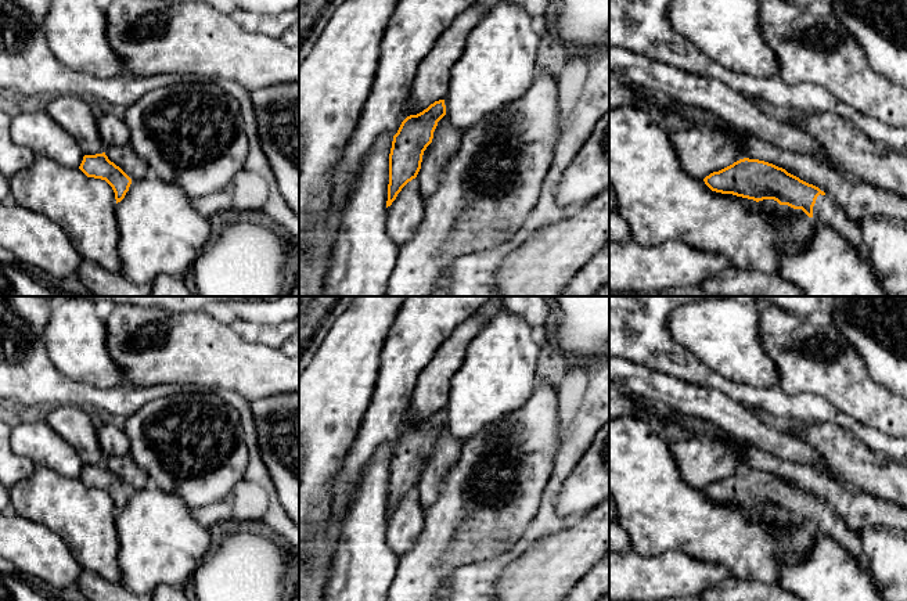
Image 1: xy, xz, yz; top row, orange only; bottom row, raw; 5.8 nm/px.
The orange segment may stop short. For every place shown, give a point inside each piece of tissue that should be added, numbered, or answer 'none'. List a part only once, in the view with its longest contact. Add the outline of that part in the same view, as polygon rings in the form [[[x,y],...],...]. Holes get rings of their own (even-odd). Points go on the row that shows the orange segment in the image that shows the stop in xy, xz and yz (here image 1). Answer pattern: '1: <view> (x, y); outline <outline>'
1: yz (824, 209); outline [[[828,195],[817,197],[813,217],[836,230],[865,260],[871,262],[860,223],[850,220]]]

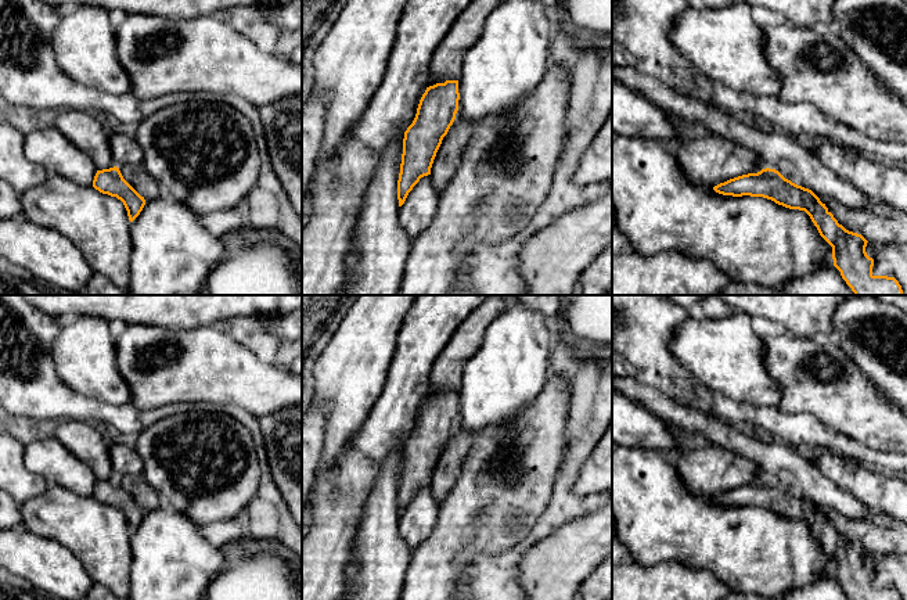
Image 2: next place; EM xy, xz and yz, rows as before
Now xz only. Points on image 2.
none

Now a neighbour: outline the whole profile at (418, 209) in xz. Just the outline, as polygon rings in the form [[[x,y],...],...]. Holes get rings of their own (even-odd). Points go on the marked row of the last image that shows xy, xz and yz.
[[[431,175],[421,177],[399,211],[399,223],[407,231],[410,244],[431,224],[438,204],[439,195]]]

